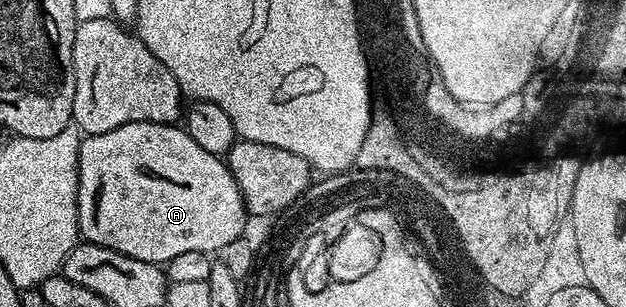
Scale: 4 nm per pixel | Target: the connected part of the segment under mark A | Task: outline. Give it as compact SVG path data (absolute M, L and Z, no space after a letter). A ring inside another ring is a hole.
M137 122L136 124L124 124L112 132L103 134L85 135L80 144L78 156L78 233L83 239L92 244L100 244L104 248L112 248L116 252L124 252L124 256L132 256L136 260L144 260L155 264L165 264L172 260L172 256L180 256L180 252L220 252L232 240L243 237L242 221L247 221L246 206L242 203L242 193L232 176L230 167L219 155L212 152L204 152L192 136L186 134L181 125L156 124L155 122Z

